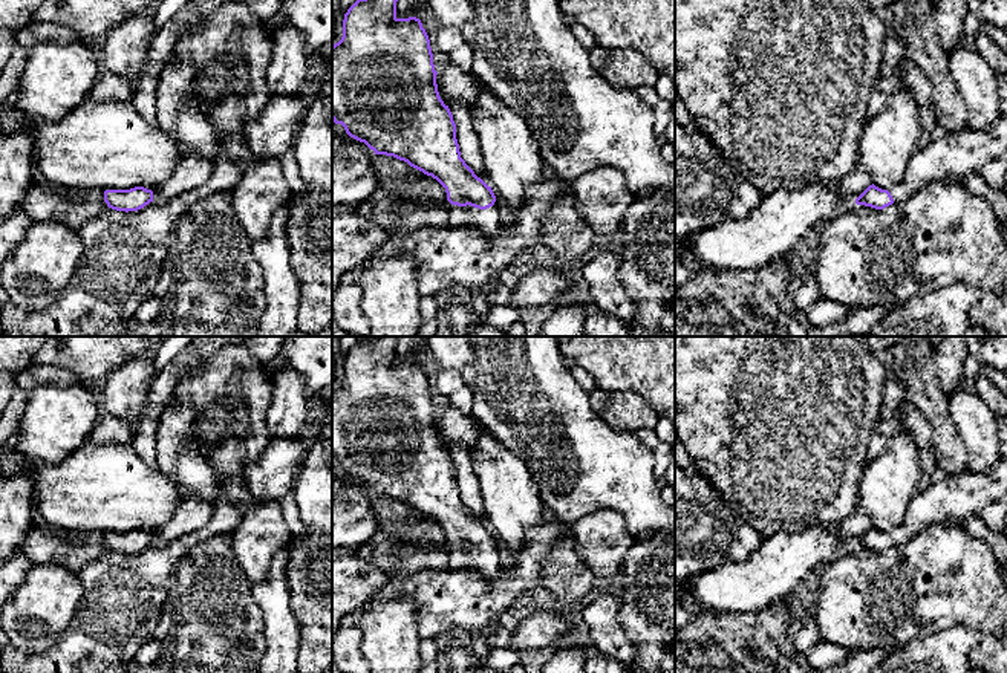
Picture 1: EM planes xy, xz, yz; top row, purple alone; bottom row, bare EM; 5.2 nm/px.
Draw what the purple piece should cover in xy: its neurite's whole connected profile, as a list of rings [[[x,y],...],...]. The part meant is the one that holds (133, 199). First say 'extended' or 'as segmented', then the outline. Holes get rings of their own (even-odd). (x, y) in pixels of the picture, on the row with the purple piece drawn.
as segmented | [[[144,187],[130,190],[106,190],[104,202],[109,208],[116,211],[138,211],[153,202],[153,191]]]

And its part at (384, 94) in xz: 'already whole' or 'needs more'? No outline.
needs more

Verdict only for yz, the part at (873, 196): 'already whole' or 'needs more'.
needs more

